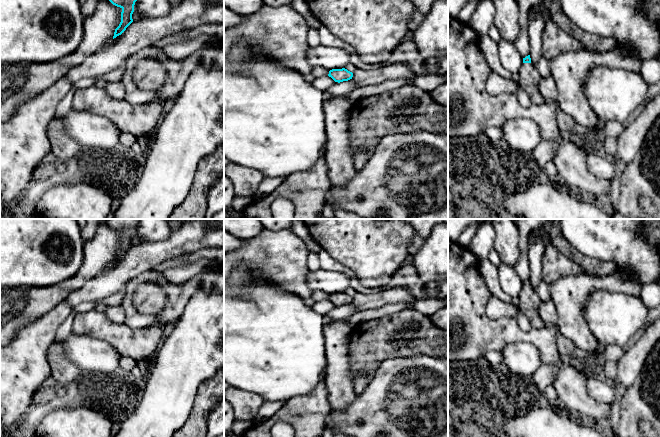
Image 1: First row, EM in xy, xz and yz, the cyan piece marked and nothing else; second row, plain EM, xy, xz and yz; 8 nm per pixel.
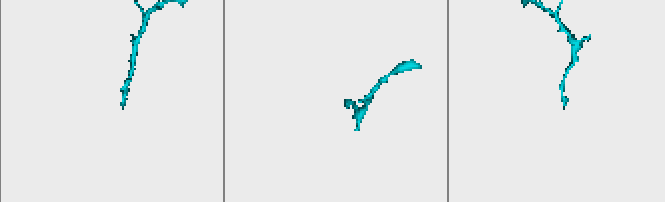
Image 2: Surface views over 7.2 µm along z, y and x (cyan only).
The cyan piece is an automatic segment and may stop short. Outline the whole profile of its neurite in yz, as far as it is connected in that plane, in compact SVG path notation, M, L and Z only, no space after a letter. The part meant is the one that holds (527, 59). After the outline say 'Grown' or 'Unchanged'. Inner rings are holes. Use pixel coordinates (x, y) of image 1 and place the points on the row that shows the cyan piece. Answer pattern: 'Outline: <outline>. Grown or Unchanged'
Outline: M530 55L523 58L523 64L519 71L519 76L519 86L528 94L531 103L536 105L543 104L545 100L539 90L540 76L531 63Z. Grown

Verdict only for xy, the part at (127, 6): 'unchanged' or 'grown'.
unchanged

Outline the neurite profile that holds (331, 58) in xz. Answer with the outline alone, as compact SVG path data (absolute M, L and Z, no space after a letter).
M321 44L316 47L309 46L306 55L311 66L322 66L329 70L342 69L355 59L346 50Z

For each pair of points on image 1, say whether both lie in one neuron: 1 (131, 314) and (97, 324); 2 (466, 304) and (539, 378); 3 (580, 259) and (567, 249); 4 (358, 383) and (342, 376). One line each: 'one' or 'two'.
1: two
2: two
3: one
4: two

